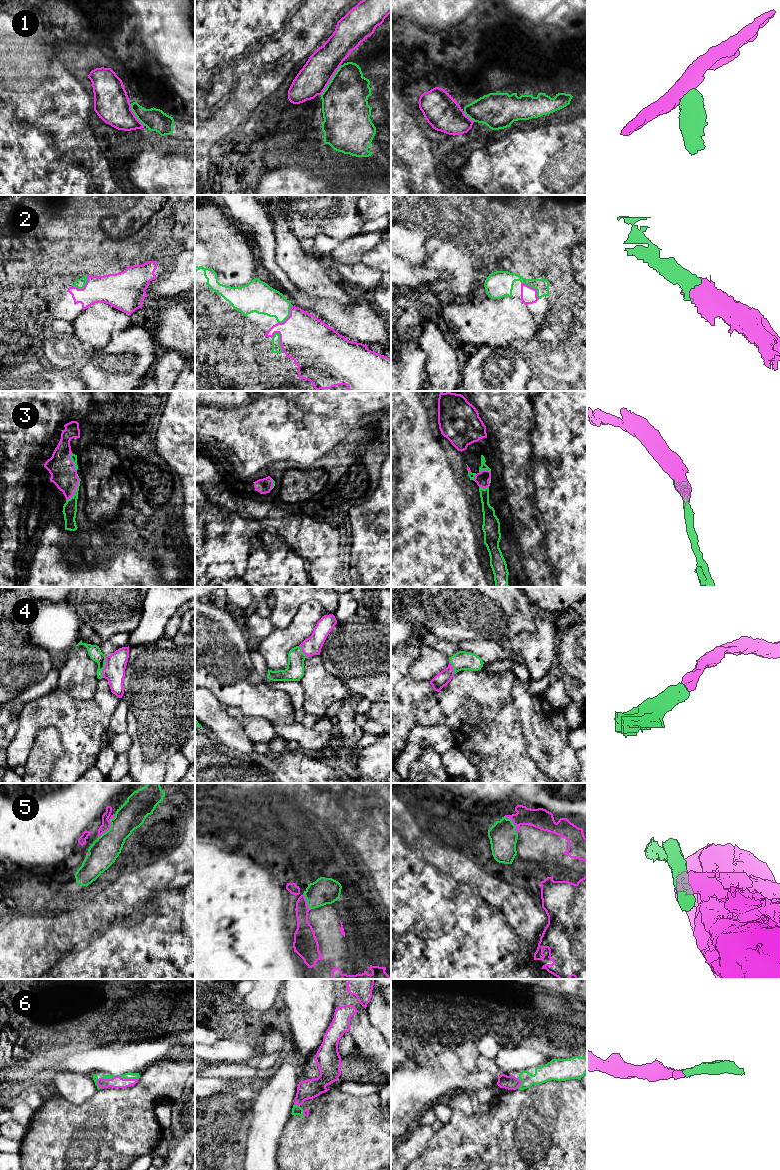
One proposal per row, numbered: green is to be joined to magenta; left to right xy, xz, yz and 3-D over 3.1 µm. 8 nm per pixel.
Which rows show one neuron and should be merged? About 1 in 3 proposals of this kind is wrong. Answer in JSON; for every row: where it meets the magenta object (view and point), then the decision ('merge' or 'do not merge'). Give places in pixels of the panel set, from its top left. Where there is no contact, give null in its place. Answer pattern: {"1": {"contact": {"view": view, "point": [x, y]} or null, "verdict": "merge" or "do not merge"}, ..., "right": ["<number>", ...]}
{"1": {"contact": {"view": "xz", "point": [330, 80]}, "verdict": "do not merge"}, "2": {"contact": {"view": "xz", "point": [280, 342]}, "verdict": "merge"}, "3": {"contact": {"view": "xy", "point": [76, 487]}, "verdict": "merge"}, "4": {"contact": {"view": "xy", "point": [105, 667]}, "verdict": "merge"}, "5": {"contact": {"view": "xy", "point": [109, 827]}, "verdict": "do not merge"}, "6": {"contact": {"view": "xy", "point": [129, 1079]}, "verdict": "merge"}, "right": ["2", "3", "4", "6"]}

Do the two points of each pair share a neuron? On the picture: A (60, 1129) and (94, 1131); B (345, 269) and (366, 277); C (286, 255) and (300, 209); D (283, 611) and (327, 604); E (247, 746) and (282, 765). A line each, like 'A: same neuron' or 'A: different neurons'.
A: same neuron
B: same neuron
C: different neurons
D: same neuron
E: same neuron

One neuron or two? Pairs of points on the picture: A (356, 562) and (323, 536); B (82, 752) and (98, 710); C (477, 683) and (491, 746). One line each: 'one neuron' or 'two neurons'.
A: two neurons
B: one neuron
C: one neuron

